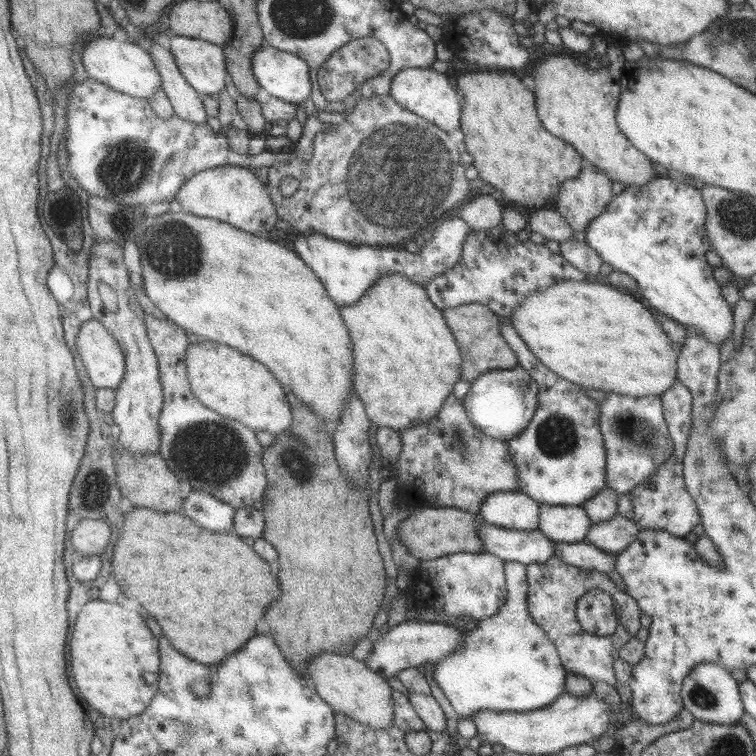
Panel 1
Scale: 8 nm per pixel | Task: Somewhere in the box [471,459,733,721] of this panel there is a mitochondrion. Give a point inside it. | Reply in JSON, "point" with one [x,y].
{"point":[700,696]}

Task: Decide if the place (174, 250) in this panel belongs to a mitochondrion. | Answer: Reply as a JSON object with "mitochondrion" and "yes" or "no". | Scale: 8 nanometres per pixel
{"mitochondrion":"yes"}

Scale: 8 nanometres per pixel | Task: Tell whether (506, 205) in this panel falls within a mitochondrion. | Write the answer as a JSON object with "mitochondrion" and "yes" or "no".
{"mitochondrion":"no"}

